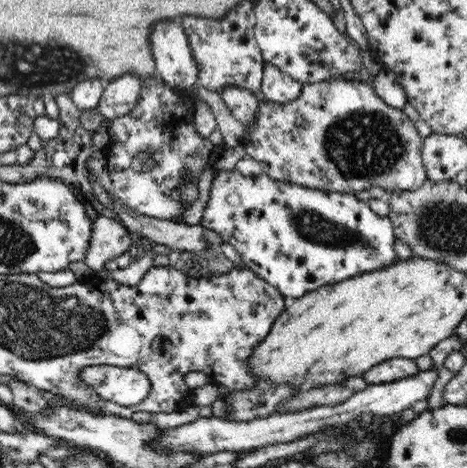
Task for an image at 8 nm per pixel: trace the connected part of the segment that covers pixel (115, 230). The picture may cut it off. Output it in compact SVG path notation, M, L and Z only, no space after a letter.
M109 215L99 216L92 222L90 246L86 252L86 266L94 271L105 268L105 262L114 260L130 250L130 233Z

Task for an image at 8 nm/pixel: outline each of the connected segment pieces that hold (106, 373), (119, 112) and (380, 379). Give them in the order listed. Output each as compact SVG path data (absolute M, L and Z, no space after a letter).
M100 364L84 368L80 381L112 405L138 405L151 392L151 383L140 369Z
M126 73L105 83L96 109L108 120L126 116L138 104L143 79L140 75Z
M390 359L385 360L382 364L372 366L370 371L364 372L364 376L361 377L370 385L396 382L410 378L410 376L416 376L416 374L420 374L420 369L414 365L413 360Z

